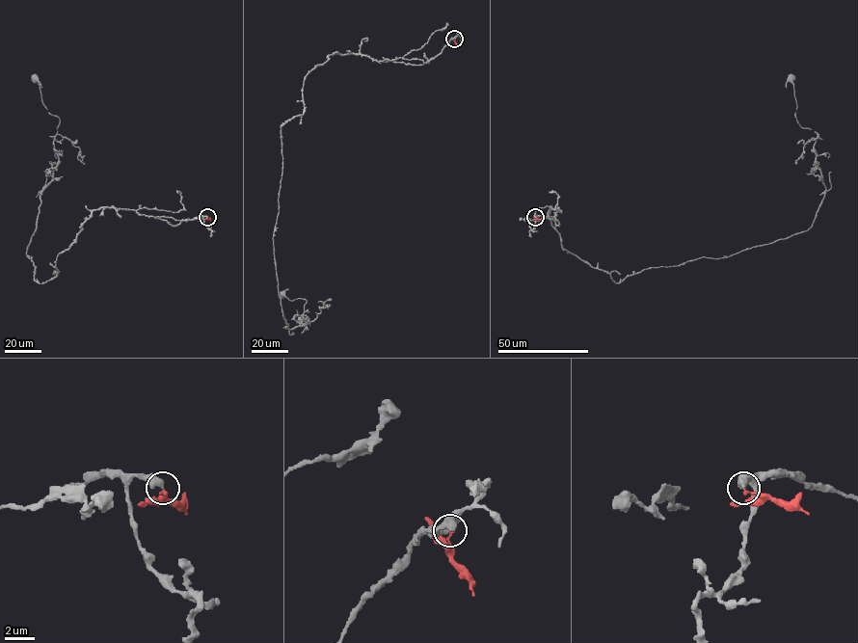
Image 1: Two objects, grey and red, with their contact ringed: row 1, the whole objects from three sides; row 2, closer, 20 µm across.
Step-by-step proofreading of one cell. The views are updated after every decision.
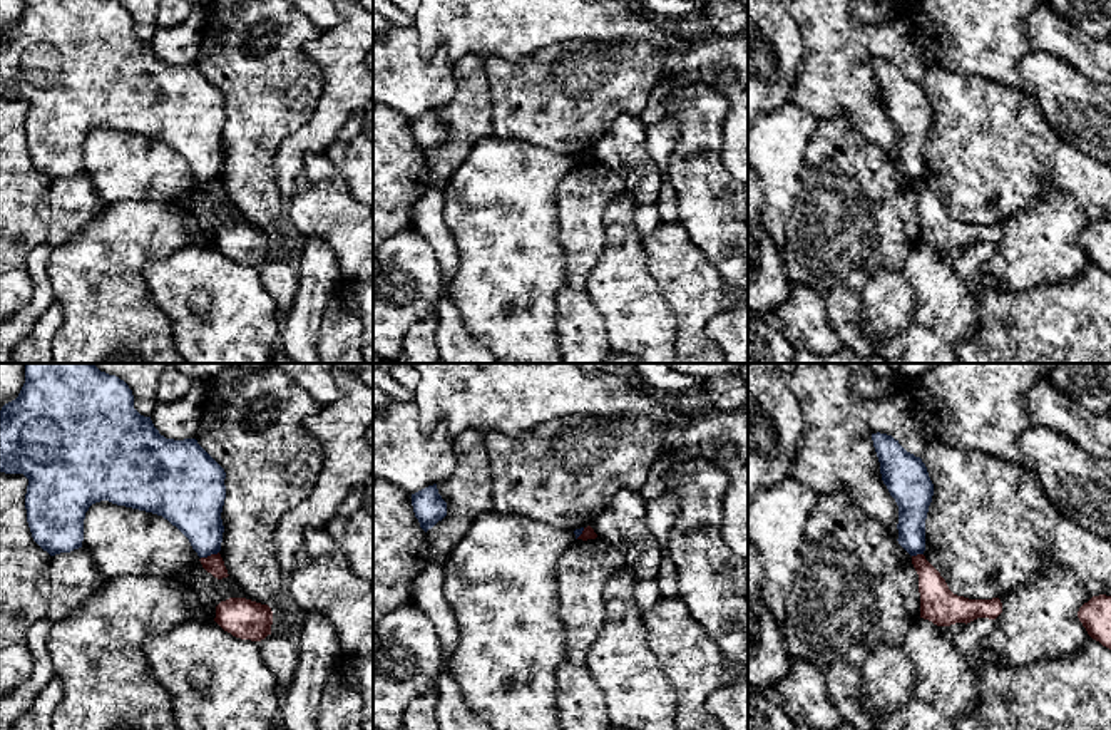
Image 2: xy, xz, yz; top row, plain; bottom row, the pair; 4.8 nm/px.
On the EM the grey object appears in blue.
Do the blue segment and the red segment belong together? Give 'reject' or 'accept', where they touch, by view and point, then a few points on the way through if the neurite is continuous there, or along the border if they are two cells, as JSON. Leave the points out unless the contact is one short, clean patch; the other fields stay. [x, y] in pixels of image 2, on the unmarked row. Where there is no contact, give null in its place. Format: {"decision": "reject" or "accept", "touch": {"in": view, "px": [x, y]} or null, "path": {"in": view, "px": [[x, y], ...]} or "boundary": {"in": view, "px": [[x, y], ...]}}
{"decision": "reject", "touch": {"in": "xy", "px": [209, 179]}, "boundary": {"in": "xy", "px": [[218, 176], [201, 183]]}}

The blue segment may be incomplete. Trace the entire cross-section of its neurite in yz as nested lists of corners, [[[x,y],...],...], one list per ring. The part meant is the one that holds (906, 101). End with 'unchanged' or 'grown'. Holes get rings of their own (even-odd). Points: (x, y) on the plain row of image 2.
[[[872,59],[882,105],[899,131],[899,169],[910,179],[925,176],[925,144],[934,109],[920,82],[907,77],[887,59]]]; unchanged

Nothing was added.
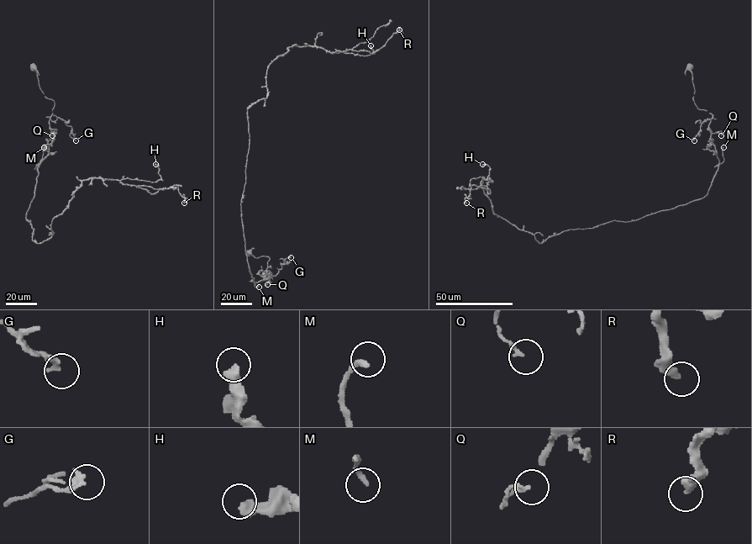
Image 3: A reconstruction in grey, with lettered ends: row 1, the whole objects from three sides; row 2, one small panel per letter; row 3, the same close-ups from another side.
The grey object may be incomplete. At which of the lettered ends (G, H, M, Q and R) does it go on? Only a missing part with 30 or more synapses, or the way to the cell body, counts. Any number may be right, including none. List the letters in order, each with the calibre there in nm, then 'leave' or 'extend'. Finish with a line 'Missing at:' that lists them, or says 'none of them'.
G: 240 nm | leave
H: 440 nm | leave
M: 220 nm | leave
Q: 150 nm | leave
R: 400 nm | leave
Missing at: none of them

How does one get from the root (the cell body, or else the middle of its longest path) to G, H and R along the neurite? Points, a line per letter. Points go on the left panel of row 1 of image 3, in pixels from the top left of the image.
G: (34, 67), (40, 90), (55, 102), (52, 114), (67, 122), (65, 124), (71, 128), (70, 136), (76, 140)
H: (34, 67), (55, 102), (53, 141), (26, 214), (34, 241), (51, 237), (83, 181), (155, 182), (155, 164)
R: (34, 67), (55, 102), (26, 214), (34, 241), (92, 177), (151, 193), (176, 185), (184, 203)

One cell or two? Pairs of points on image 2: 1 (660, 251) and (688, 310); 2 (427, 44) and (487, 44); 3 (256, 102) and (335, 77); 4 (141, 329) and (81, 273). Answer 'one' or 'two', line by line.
1: one
2: one
3: two
4: one

